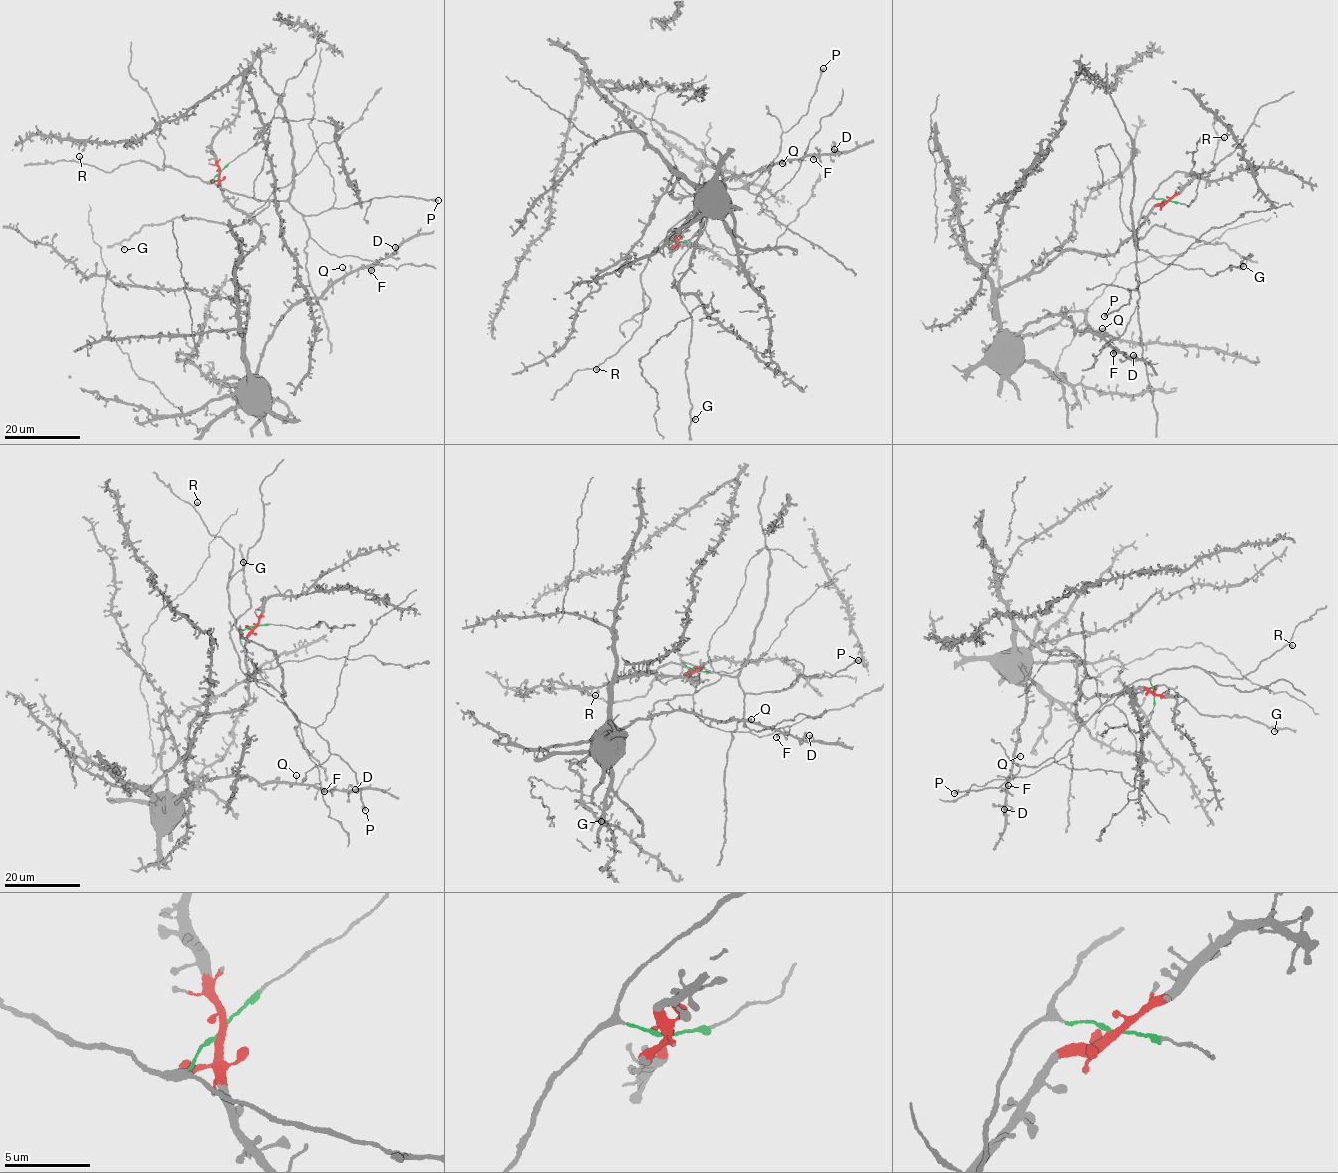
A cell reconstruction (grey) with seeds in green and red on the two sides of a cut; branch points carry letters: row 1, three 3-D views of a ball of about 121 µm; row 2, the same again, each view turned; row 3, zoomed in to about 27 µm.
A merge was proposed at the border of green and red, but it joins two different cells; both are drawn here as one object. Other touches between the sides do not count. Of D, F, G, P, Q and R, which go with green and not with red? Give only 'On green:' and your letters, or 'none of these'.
On green: G, P, R

